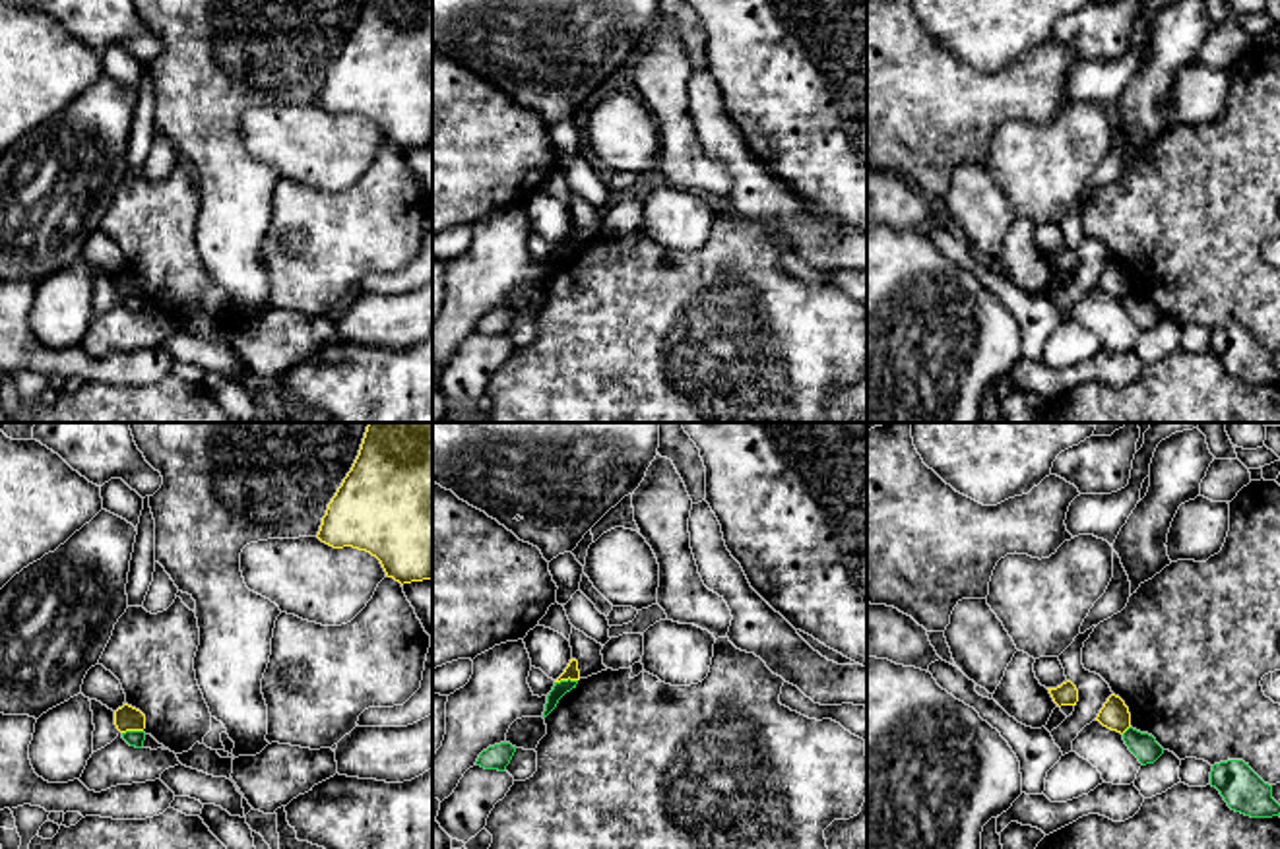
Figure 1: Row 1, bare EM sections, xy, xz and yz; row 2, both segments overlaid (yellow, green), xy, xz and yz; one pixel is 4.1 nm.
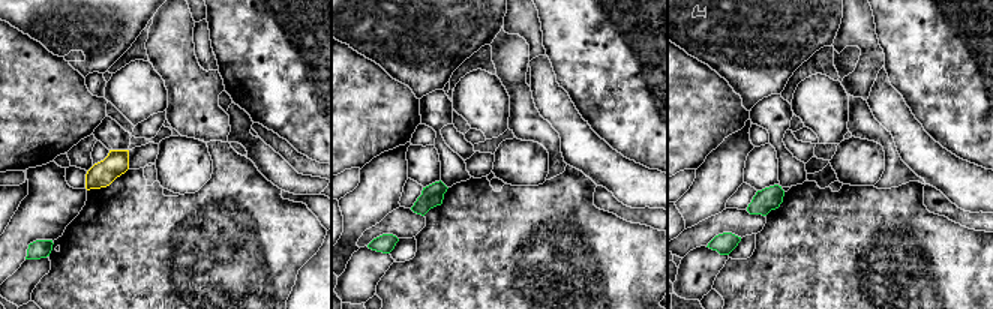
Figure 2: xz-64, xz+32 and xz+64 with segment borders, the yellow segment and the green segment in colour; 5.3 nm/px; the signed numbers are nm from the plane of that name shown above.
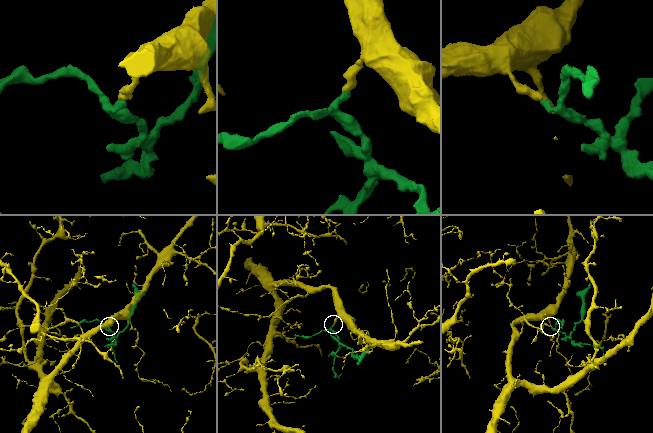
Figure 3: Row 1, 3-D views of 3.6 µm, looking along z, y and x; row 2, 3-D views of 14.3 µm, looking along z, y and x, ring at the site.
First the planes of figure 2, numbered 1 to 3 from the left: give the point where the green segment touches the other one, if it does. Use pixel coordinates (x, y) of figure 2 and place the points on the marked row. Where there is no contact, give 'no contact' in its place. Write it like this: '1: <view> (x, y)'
1: no contact
2: no contact
3: no contact

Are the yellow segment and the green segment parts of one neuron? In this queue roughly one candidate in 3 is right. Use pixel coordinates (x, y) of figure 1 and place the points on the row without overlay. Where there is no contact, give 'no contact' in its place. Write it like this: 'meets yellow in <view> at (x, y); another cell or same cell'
meets yellow in xz at (565, 245); another cell

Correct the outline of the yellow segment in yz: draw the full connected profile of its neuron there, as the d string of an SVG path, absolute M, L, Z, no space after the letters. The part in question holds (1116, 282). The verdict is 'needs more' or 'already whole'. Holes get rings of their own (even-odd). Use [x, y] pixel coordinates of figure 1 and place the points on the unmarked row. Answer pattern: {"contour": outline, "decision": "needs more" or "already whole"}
{"contour": "M1111 260L1100 275L1096 287L1123 300L1131 293L1131 279L1125 267L1119 262Z", "decision": "already whole"}

